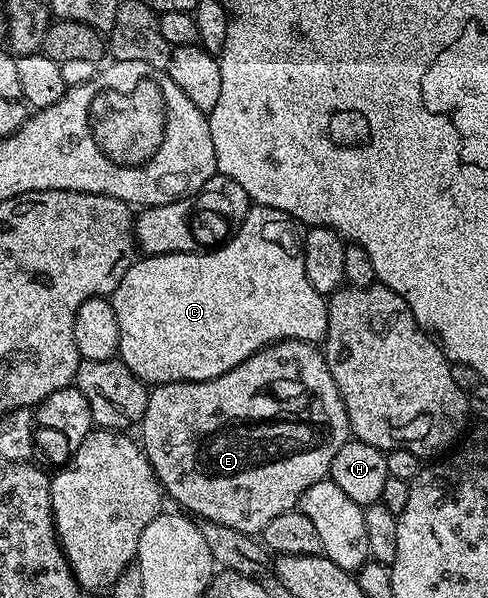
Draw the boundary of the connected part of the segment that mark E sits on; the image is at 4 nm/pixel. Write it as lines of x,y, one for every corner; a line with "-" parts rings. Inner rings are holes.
284,339
280,343
271,343
263,347
258,353
246,357
234,369
222,373
222,377
214,377
210,381
197,383
161,383
153,386
148,393
146,413
138,424
139,438
142,440
142,450
147,455
150,465
154,469
156,478
160,480
163,494
168,495
177,503
177,508
183,509
189,516
206,522
217,522
231,529
240,530
253,537
259,536
281,513
297,510
302,493
310,489
318,481
329,478
328,470
342,445
350,438
348,429
348,414
344,408
342,397
338,393
338,385
330,373
324,360
324,352
317,344

